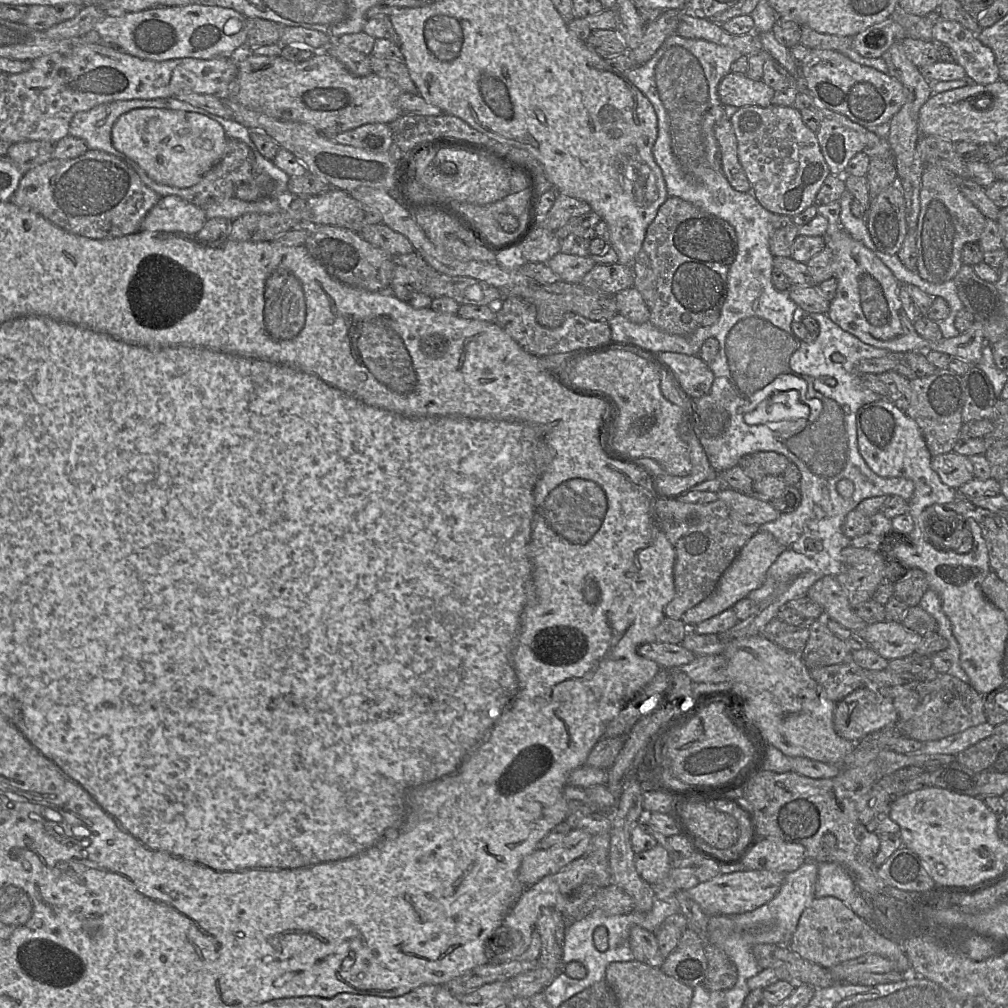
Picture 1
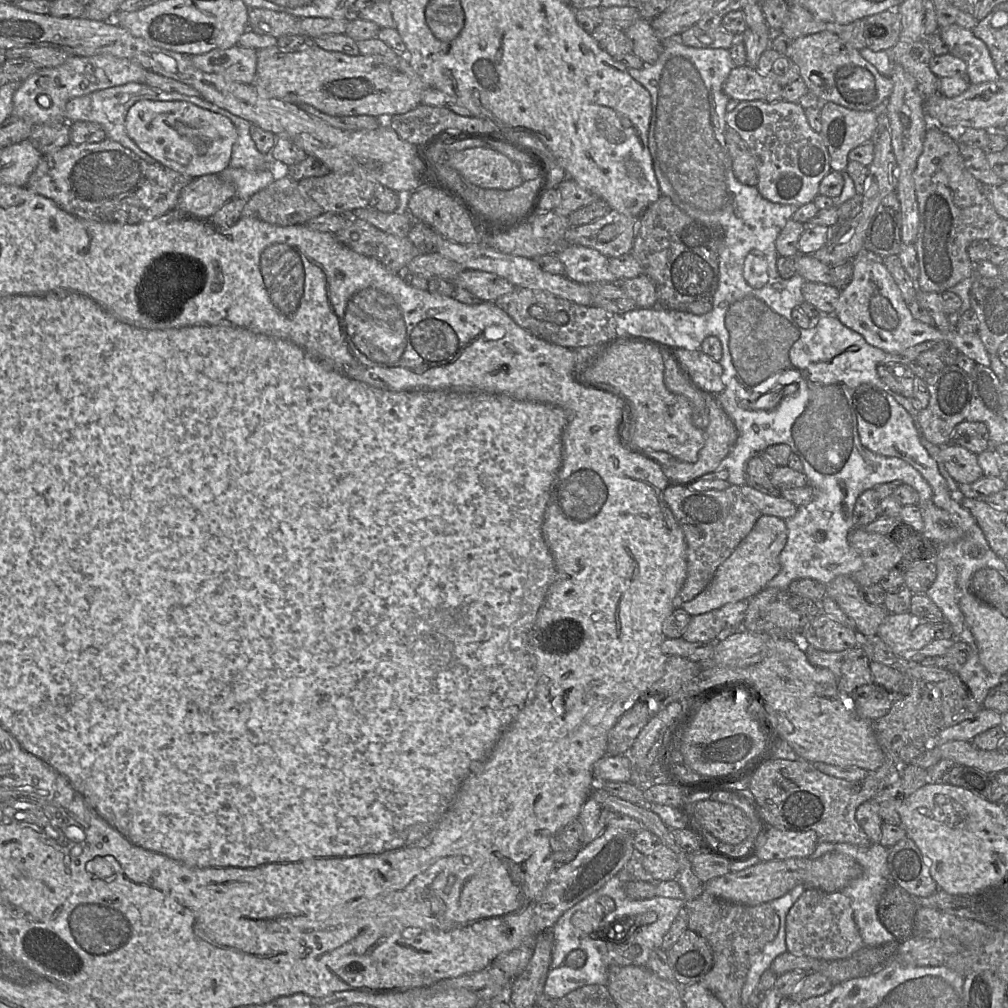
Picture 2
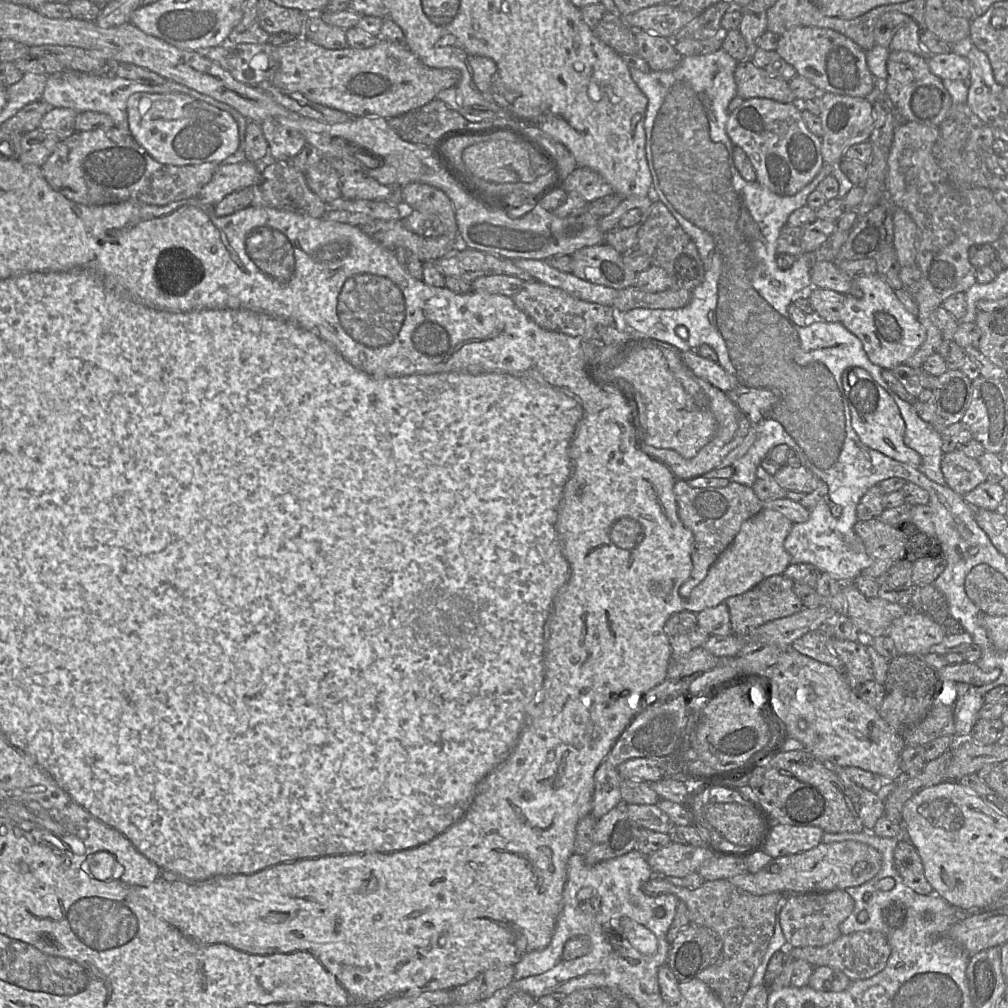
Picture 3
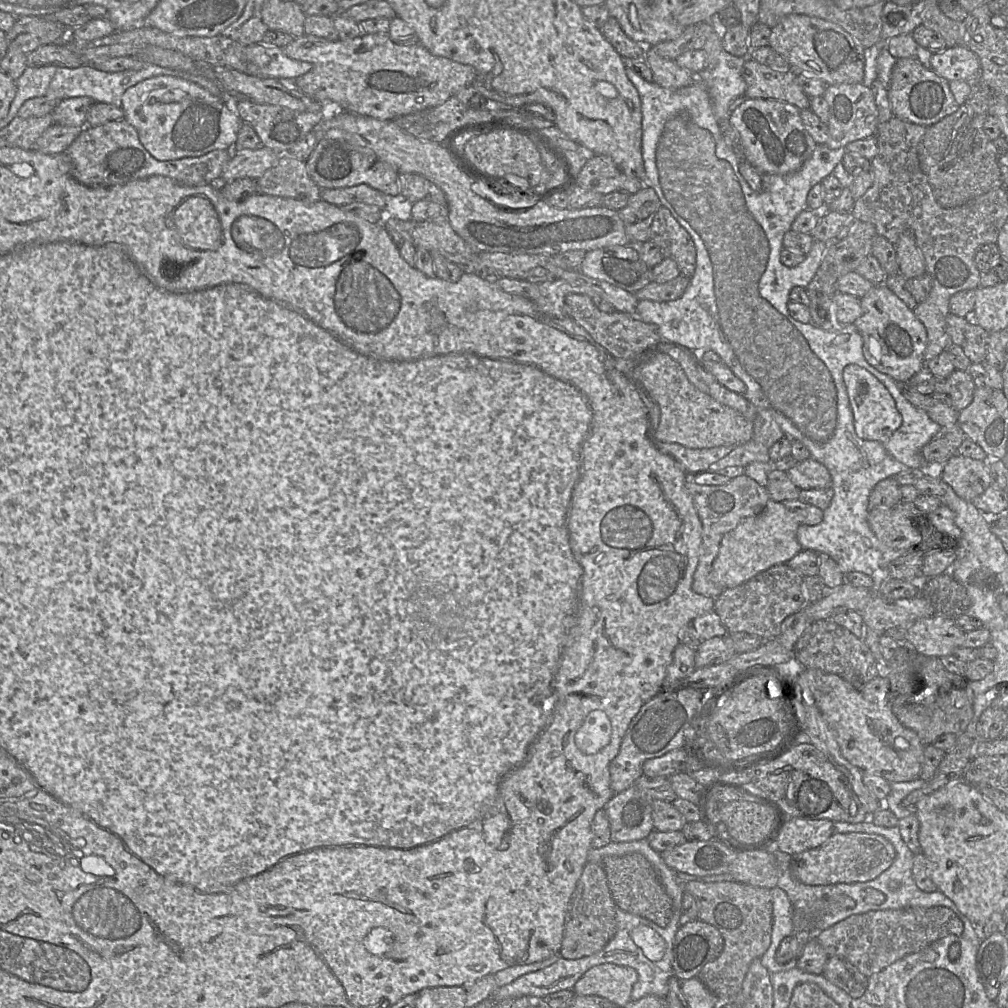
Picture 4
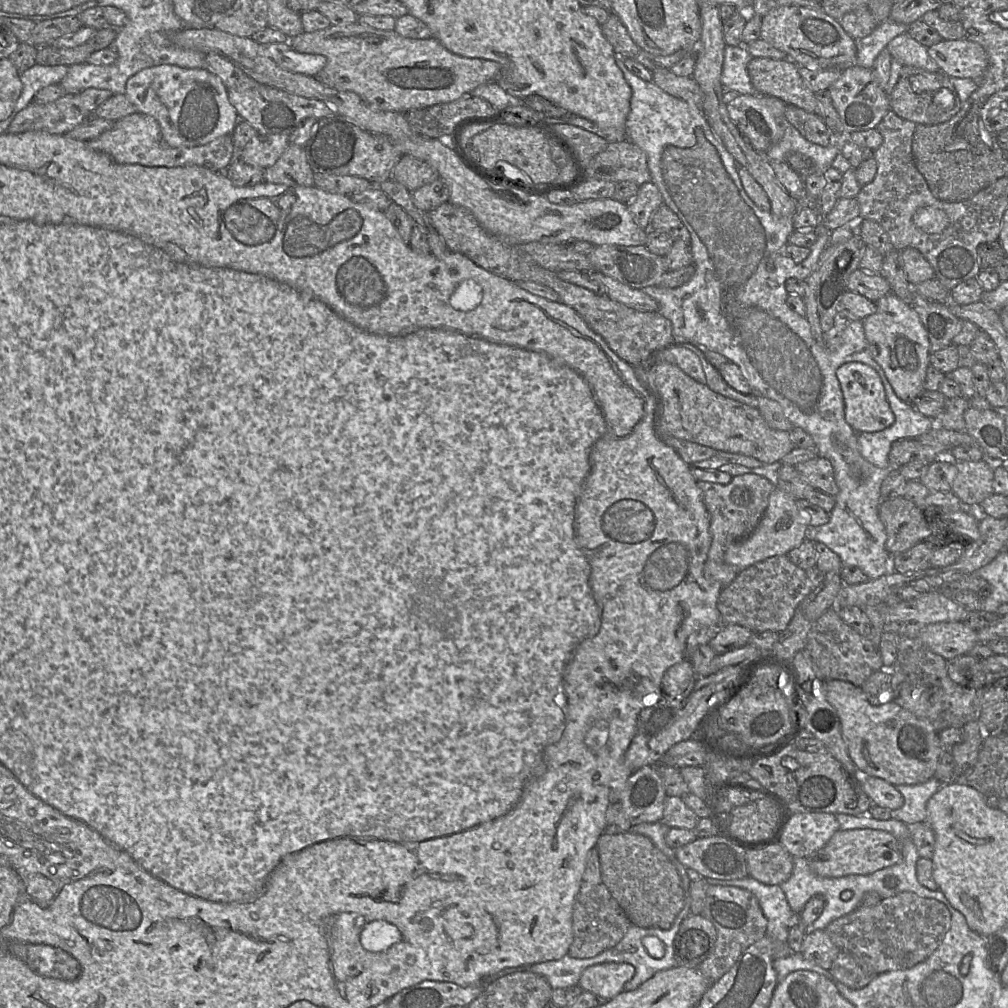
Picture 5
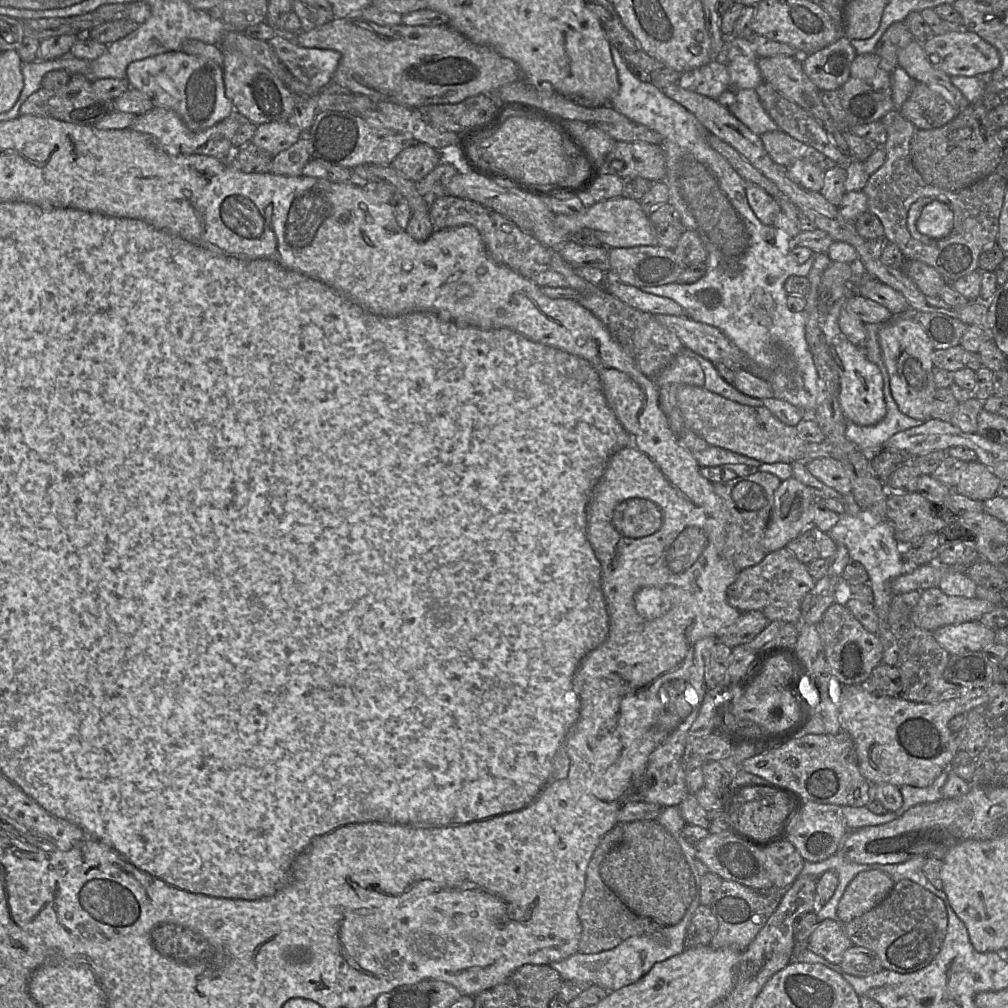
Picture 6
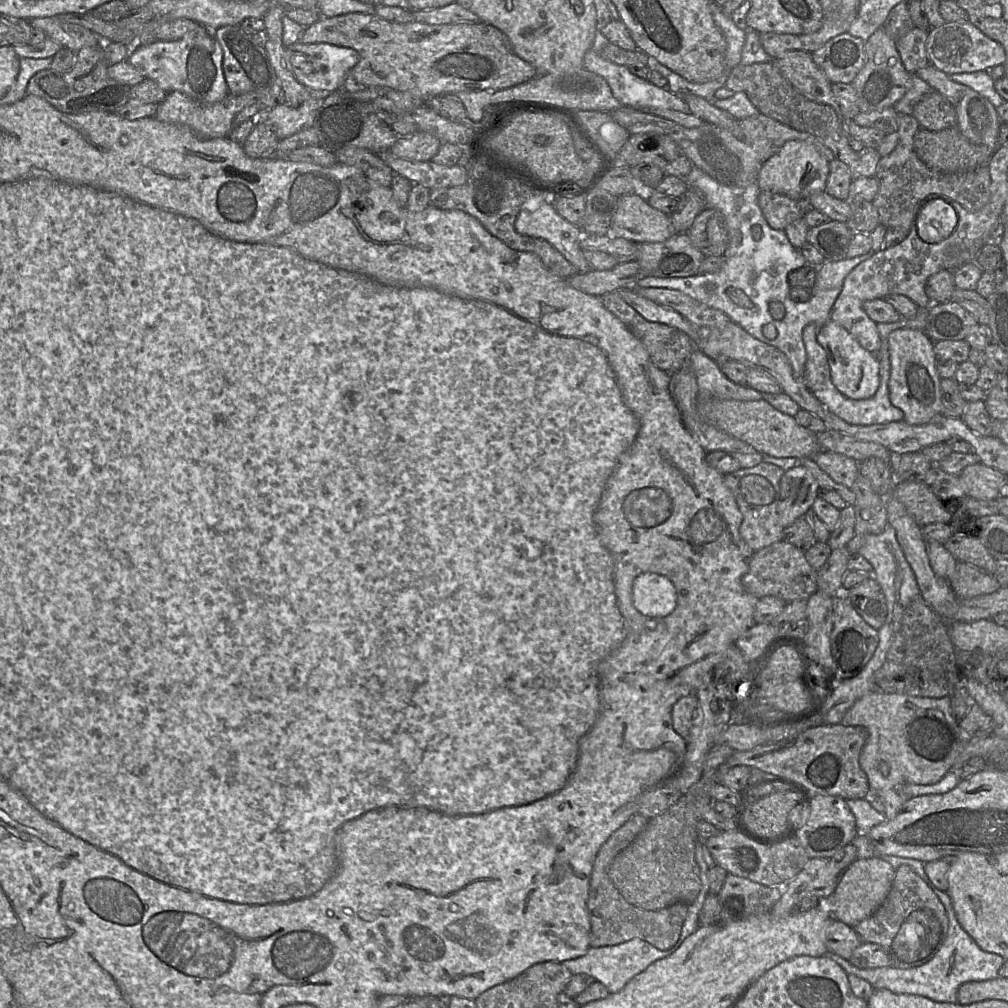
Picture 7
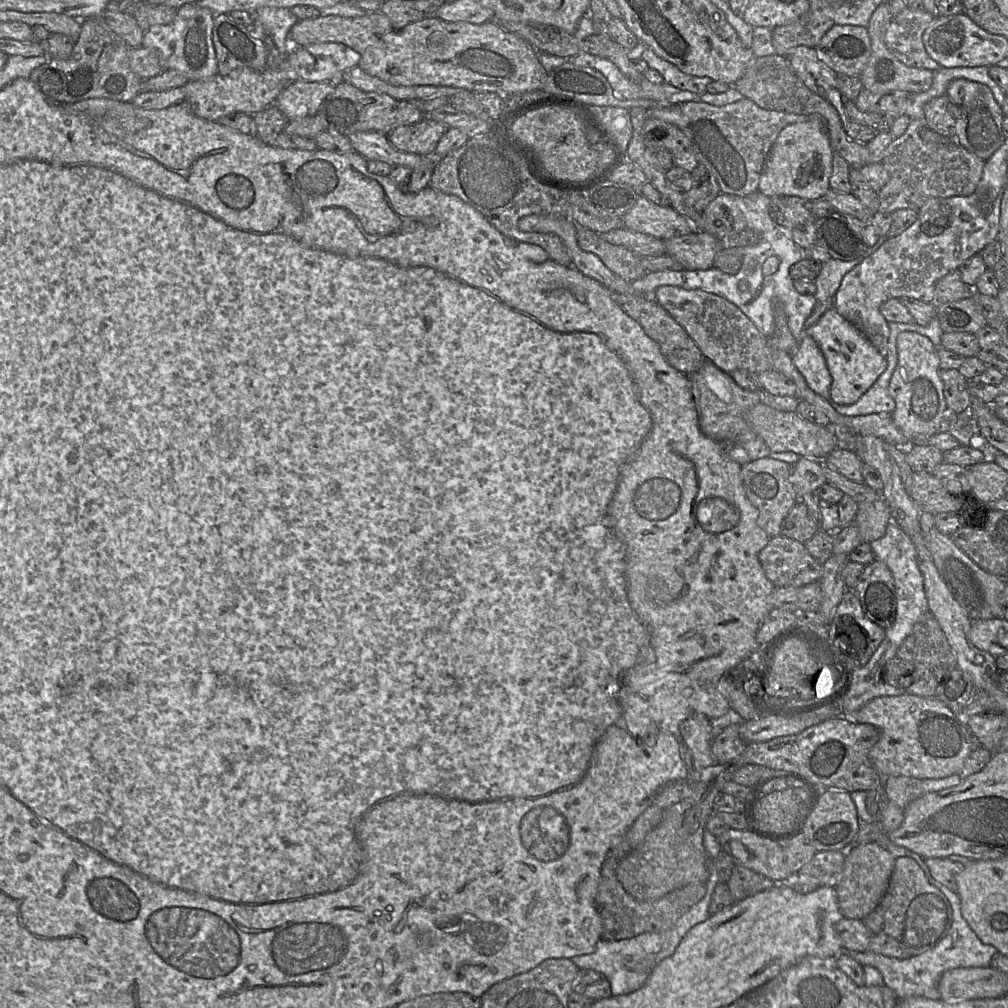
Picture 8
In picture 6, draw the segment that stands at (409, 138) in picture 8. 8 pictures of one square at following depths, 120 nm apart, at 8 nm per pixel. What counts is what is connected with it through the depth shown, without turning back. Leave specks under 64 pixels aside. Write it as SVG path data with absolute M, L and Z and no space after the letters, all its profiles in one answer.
M414 142L389 164L405 178L419 183L441 161L440 152L424 143Z

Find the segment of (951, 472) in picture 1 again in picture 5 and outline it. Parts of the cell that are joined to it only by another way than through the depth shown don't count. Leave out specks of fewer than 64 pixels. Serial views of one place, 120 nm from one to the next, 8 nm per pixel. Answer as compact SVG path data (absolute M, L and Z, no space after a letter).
M985 460L955 462L951 491L964 508L977 509L993 491L994 469Z

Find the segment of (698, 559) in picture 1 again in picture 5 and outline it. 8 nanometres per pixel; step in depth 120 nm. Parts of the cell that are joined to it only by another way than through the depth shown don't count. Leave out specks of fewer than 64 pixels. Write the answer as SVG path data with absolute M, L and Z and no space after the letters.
M748 473L732 477L728 484L698 481L705 506L710 515L712 542L704 564L704 576L719 582L723 587L730 584L740 572L724 560L724 553L730 543L744 540L757 527L768 507L769 497L775 486L765 477Z

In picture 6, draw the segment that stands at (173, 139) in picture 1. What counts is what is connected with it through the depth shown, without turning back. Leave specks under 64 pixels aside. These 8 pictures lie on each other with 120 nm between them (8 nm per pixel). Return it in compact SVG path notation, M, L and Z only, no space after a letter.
M182 50L130 63L126 79L131 88L150 98L153 107L175 112L192 132L211 128L234 112L234 106L225 94L223 68L211 60L186 54Z

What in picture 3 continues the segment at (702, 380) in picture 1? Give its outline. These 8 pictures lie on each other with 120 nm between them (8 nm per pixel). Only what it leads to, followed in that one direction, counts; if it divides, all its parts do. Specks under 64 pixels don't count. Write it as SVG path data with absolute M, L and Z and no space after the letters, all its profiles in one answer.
M691 350L683 353L688 368L699 378L707 381L719 390L728 393L732 390L732 380L717 362L708 360Z

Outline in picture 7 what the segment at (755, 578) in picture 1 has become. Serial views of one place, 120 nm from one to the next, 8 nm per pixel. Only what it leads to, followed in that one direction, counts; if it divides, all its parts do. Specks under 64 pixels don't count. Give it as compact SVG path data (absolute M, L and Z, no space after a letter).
M801 464L785 471L780 480L778 513L786 528L811 508L820 487L817 480Z

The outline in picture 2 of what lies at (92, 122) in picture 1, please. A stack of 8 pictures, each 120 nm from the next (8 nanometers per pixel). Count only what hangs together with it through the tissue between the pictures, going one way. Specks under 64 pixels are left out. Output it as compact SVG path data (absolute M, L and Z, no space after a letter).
M130 82L120 86L98 90L90 94L73 98L69 100L65 107L65 118L67 123L75 123L78 121L89 121L101 125L106 133L106 138L116 141L124 147L132 150L142 159L153 161L153 159L143 152L135 142L128 136L126 132L125 119L129 108L140 100L156 100L156 101L176 101L183 100L188 102L188 95L184 94L158 94L158 90L146 83Z

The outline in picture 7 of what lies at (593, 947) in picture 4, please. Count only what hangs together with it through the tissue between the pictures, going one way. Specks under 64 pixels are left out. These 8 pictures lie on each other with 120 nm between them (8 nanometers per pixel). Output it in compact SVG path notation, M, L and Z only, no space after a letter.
M641 814L631 816L601 846L594 860L590 879L590 891L587 901L591 923L590 947L618 945L634 938L647 941L659 950L668 950L678 941L689 906L678 902L656 911L638 908L625 900L608 876L608 869L614 858L628 847L645 828L649 819Z

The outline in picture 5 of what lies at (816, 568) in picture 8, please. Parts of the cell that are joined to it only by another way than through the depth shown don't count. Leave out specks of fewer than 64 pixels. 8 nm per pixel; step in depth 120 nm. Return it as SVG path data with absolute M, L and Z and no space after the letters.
M787 554L769 557L743 569L730 584L723 587L717 601L721 624L737 624L752 632L784 631L792 620L797 606L811 591L806 570L791 562Z

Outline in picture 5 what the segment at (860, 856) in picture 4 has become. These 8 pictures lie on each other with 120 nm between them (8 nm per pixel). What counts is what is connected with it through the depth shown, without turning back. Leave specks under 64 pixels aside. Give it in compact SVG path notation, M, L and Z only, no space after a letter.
M875 829L838 830L816 853L807 858L812 872L824 878L869 875L902 860L901 843L892 834Z

